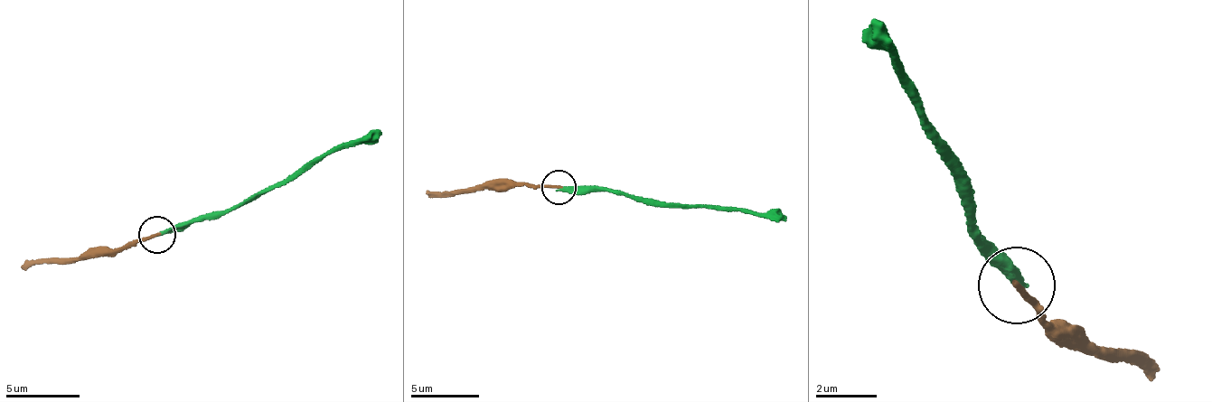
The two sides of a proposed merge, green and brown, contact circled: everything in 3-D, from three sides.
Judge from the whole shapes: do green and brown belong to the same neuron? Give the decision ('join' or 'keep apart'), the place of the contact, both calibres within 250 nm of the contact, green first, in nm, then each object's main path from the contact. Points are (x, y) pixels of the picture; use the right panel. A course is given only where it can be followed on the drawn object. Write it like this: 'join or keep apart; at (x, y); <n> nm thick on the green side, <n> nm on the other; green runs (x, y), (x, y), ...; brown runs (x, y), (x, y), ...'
join; at (1017, 285); 240 nm thick on the green side, 190 nm on the other; green runs (1018, 287), (967, 236), (953, 168), (923, 135), (906, 69), (876, 44), (872, 17); brown runs (1014, 286), (1048, 320), (1146, 359), (1146, 377)

